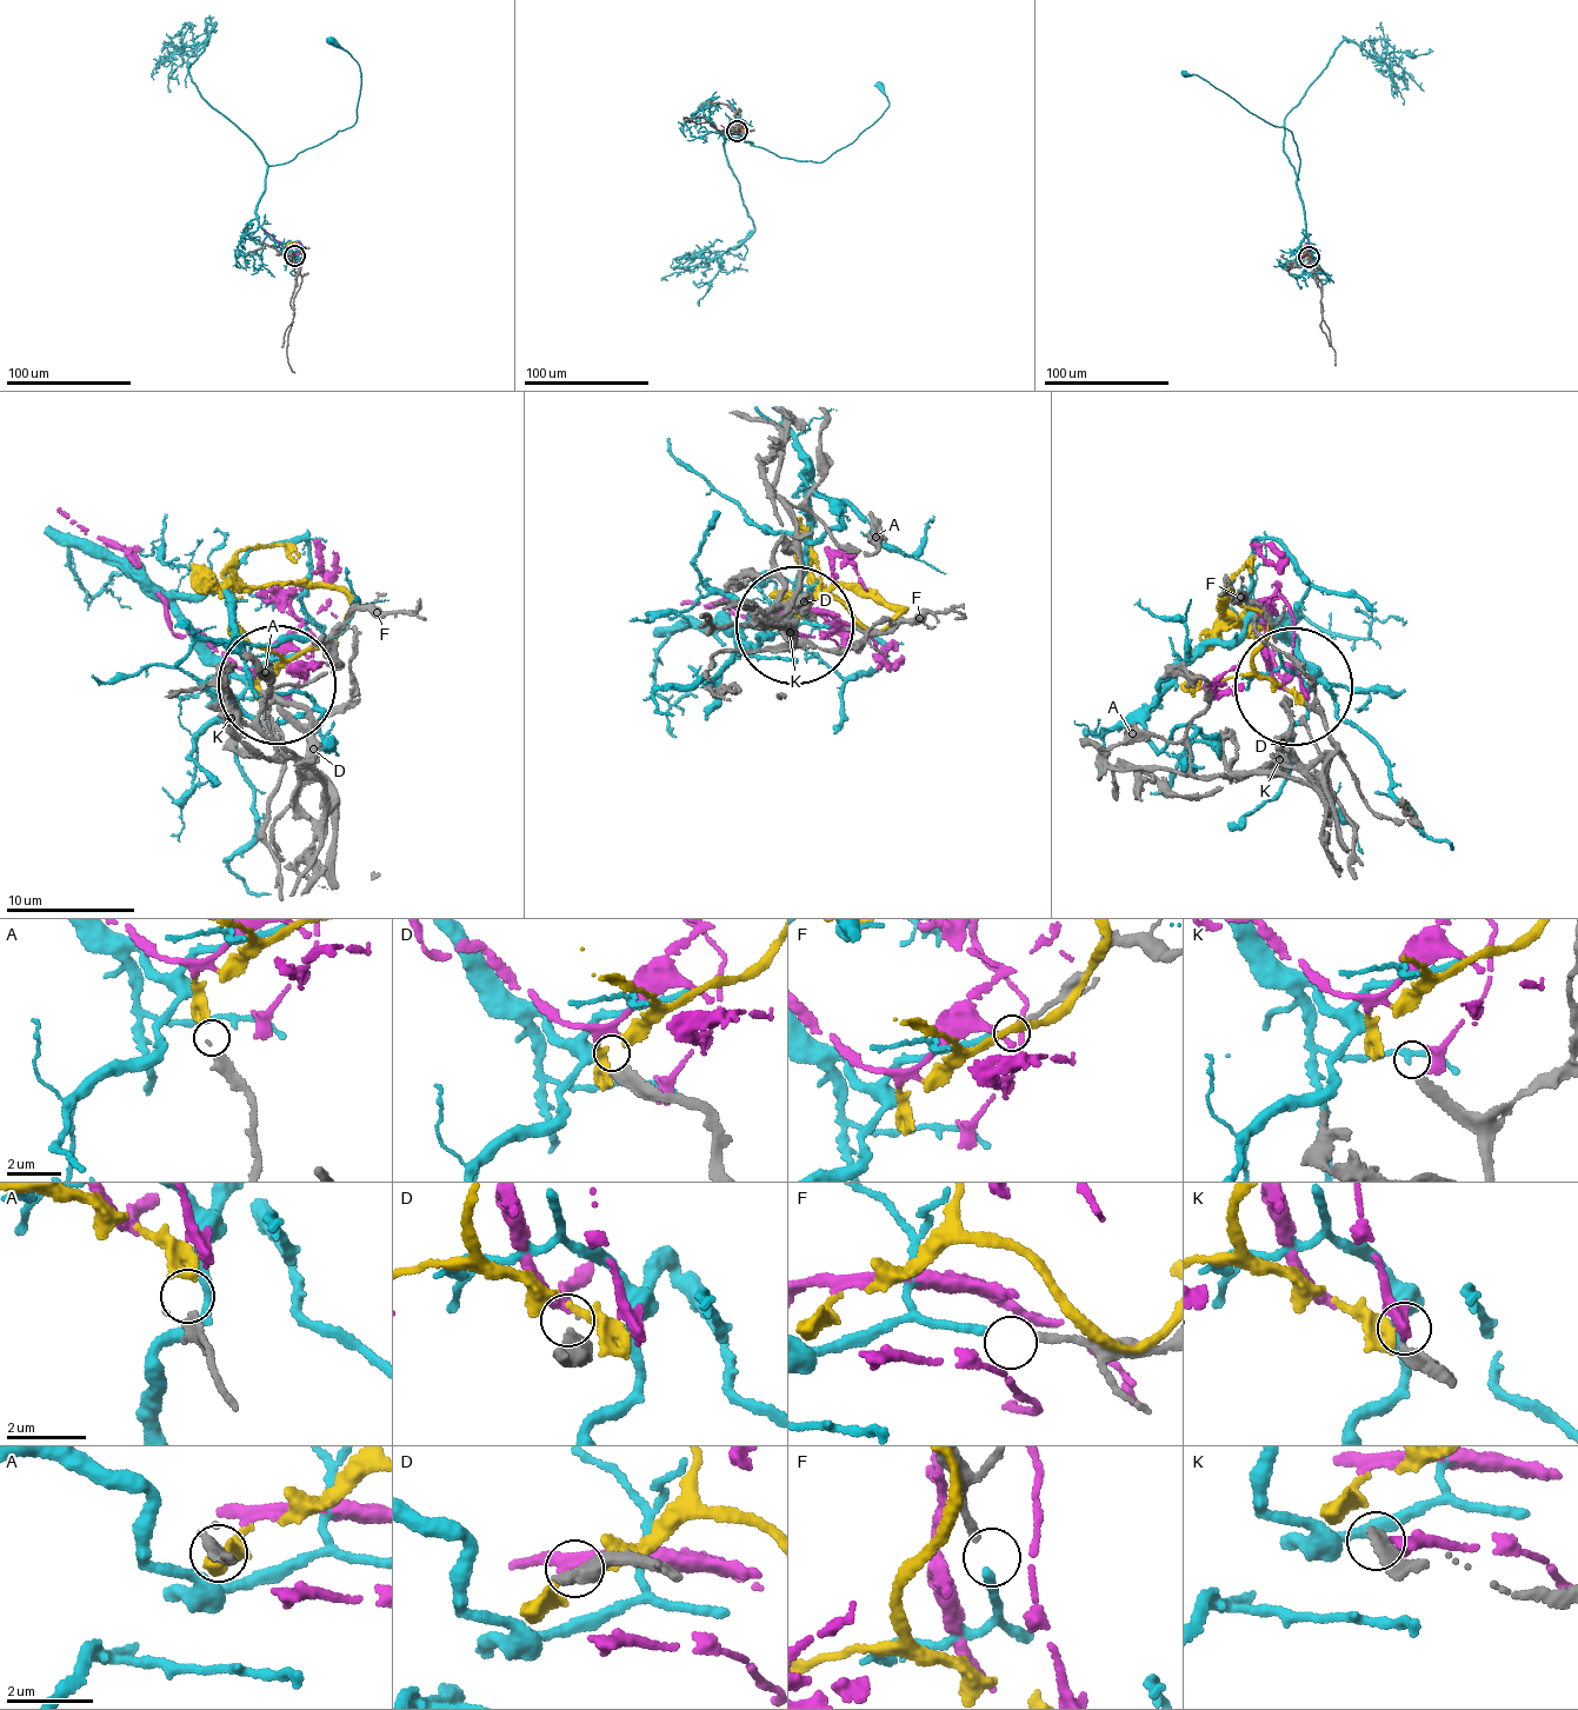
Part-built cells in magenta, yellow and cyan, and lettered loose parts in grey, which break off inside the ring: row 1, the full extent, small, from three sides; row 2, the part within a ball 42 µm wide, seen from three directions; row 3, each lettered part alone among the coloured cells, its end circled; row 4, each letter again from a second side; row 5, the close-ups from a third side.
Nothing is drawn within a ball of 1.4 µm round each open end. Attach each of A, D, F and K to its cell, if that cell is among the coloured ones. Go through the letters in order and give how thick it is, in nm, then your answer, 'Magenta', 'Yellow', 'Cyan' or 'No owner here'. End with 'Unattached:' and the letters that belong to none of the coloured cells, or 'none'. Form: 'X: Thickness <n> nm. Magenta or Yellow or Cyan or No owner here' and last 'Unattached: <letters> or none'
A: Thickness 240 nm. Yellow
D: Thickness 400 nm. Magenta
F: Thickness 180 nm. Cyan
K: Thickness 240 nm. No owner here
Unattached: K

